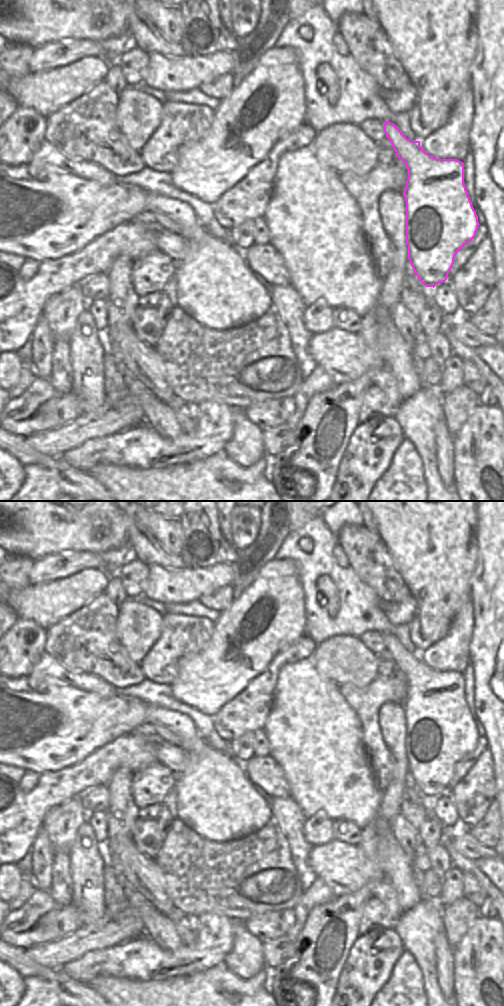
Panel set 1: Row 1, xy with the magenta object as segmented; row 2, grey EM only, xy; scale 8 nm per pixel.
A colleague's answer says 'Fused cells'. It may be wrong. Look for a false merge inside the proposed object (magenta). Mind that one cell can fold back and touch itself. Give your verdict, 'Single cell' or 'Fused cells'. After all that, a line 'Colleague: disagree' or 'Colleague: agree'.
Single cell
Colleague: disagree

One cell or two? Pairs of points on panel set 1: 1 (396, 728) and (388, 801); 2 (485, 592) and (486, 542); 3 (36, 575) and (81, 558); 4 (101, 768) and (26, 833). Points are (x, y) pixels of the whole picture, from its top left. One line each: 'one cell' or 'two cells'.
1: one cell
2: one cell
3: one cell
4: one cell

